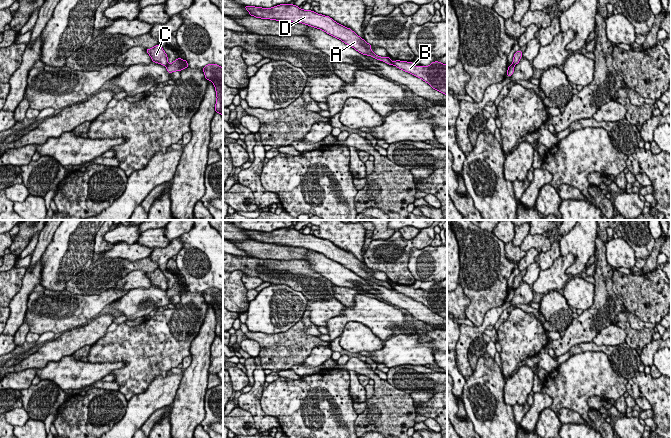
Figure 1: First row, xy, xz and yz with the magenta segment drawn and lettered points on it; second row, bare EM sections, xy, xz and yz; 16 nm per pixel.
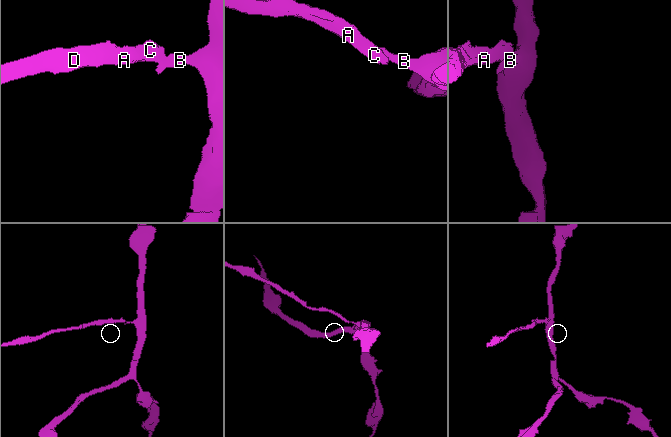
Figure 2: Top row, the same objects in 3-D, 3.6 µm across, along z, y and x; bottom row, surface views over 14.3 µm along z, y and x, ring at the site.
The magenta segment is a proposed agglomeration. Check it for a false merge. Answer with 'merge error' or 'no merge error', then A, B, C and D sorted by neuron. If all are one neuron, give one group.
merge error | A C D / B

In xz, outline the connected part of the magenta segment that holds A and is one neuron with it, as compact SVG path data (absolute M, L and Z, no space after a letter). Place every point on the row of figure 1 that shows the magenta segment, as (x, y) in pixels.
M280 4L272 8L244 6L251 16L261 19L277 20L280 22L303 23L305 25L323 30L327 34L343 41L363 55L393 65L389 57L380 57L371 50L371 44L358 36L350 28L340 25L329 16L317 14L311 10L300 9L295 4Z

